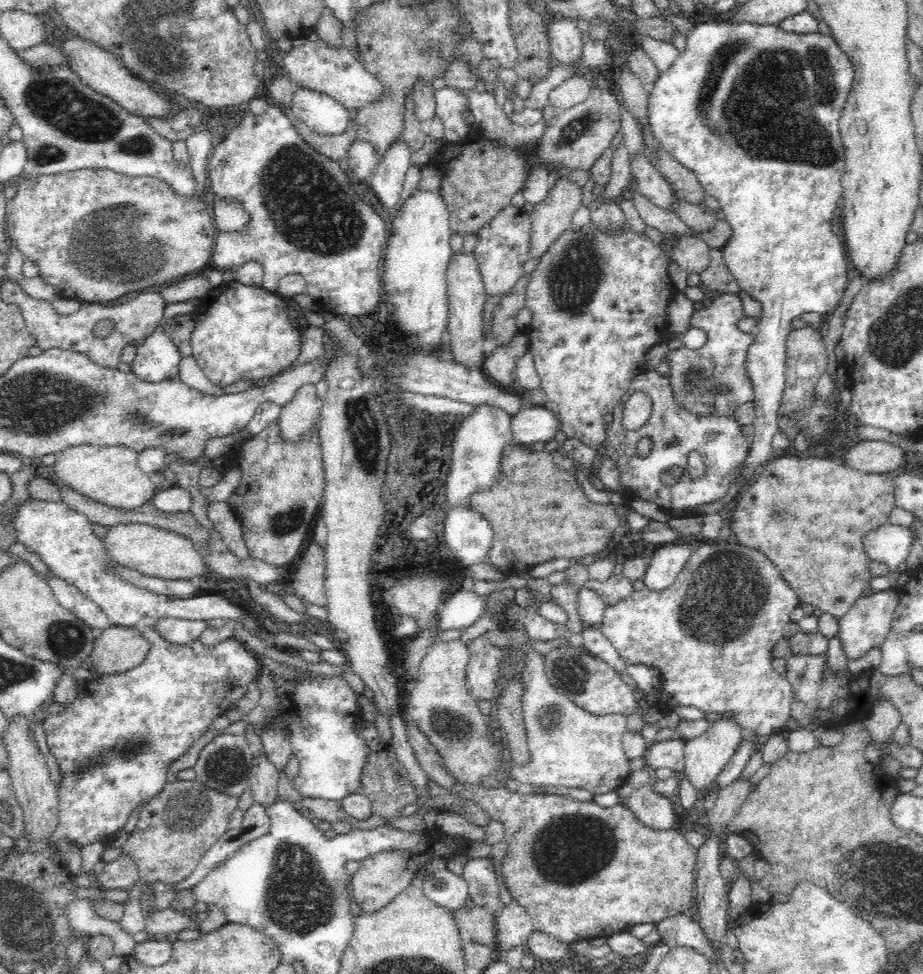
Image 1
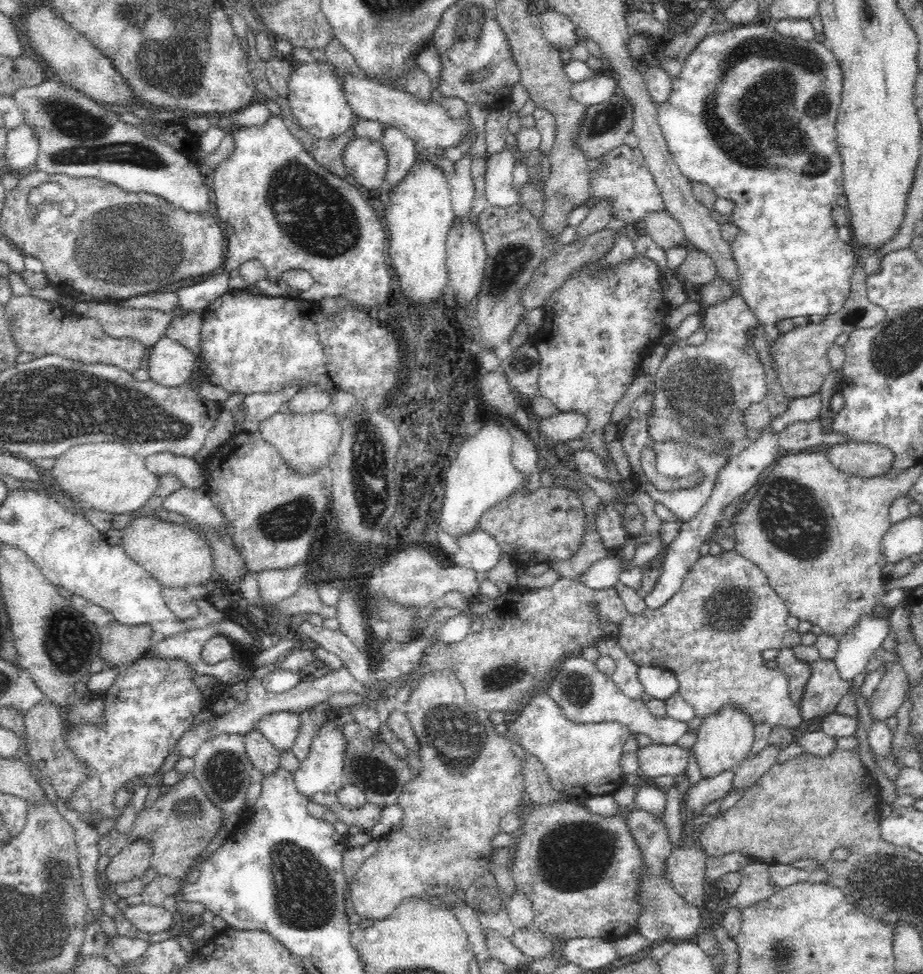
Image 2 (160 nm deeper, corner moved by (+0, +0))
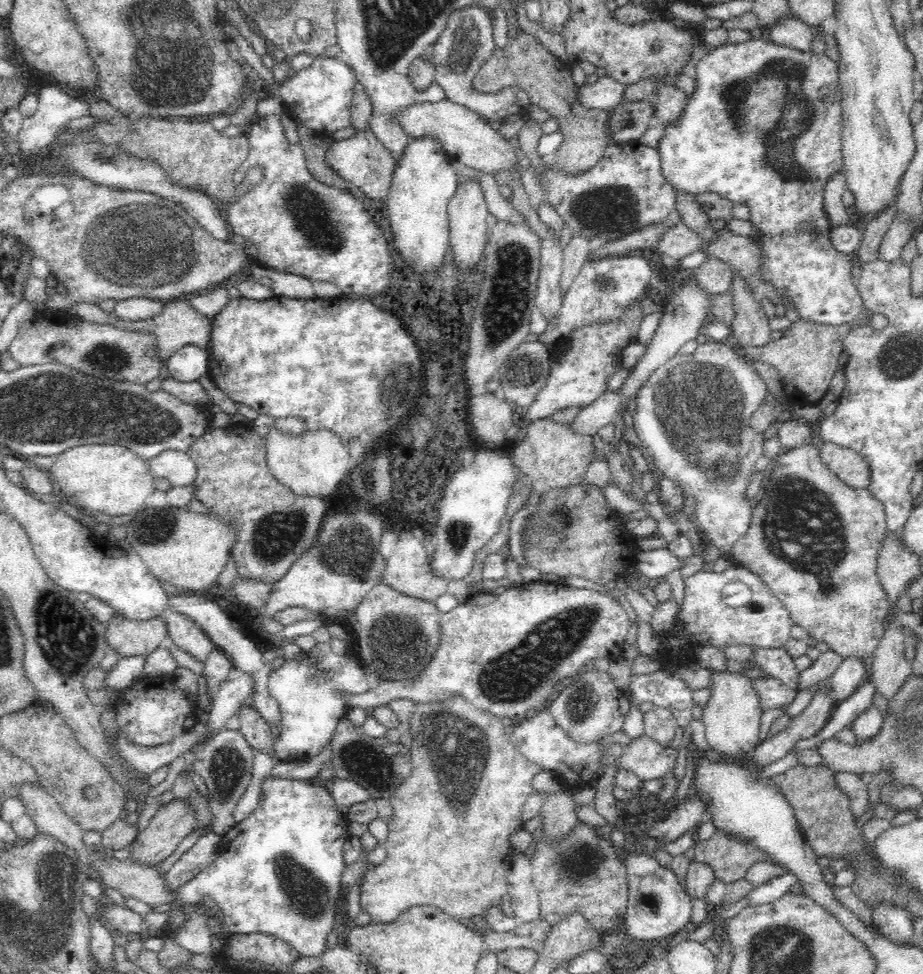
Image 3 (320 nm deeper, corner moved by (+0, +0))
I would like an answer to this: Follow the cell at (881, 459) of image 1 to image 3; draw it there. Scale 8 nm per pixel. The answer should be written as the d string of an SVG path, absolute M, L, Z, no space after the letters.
M830 442L821 447L820 459L844 484L867 488L871 481L871 465L860 453Z

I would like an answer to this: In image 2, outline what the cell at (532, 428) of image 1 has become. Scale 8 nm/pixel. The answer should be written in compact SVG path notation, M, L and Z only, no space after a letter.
M558 412L550 418L542 418L539 422L539 434L555 443L566 443L580 438L584 432L585 416L578 412Z

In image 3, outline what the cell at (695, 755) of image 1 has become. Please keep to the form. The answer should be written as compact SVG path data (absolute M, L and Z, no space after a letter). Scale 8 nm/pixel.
M711 670L712 688L710 688L710 701L704 707L702 721L706 724L706 740L710 748L718 756L724 756L728 760L742 758L744 754L750 754L760 741L759 731L761 728L762 708L756 688L752 687L752 680L748 676L742 676L736 672L715 672Z

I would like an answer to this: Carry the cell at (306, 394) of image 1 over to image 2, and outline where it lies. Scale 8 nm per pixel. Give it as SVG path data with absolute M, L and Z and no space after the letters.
M330 411L304 412L304 414L276 413L264 419L259 431L280 454L280 459L294 468L296 472L312 472L314 468L324 468L335 456L340 444L342 429Z

